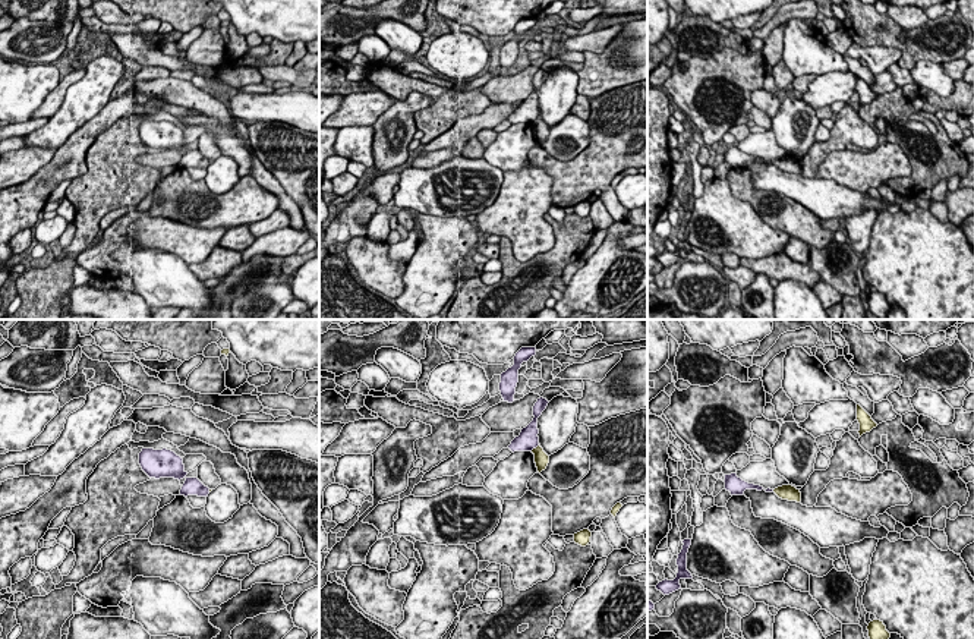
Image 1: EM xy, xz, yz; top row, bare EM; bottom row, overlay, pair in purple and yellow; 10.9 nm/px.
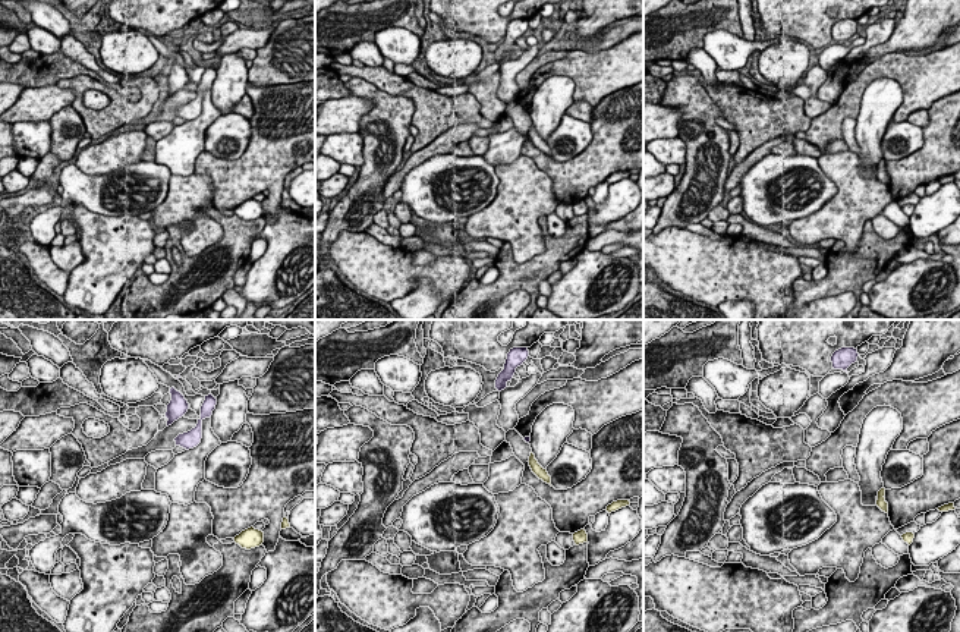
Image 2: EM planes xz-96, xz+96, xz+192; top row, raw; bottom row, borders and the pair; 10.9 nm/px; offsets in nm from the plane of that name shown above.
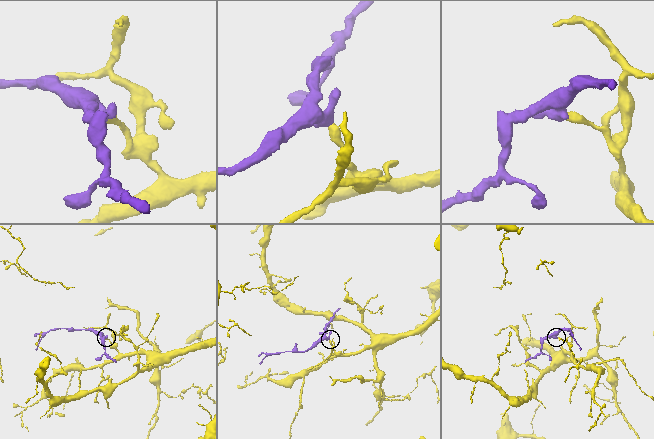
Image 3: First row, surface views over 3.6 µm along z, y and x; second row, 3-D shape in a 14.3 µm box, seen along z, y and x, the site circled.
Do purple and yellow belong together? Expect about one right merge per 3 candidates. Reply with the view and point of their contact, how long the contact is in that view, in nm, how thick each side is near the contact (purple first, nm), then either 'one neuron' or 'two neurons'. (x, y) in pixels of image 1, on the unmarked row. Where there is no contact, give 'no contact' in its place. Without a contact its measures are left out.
xz (533, 119) | 120 nm | 240/160 nm | two neurons

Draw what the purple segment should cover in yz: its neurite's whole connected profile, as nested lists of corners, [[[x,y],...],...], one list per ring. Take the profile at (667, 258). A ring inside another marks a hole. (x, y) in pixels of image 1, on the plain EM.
[[[684,211],[683,215],[684,215],[683,221],[677,230],[677,237],[678,237],[677,249],[674,252],[665,251],[656,256],[656,261],[661,262],[663,267],[669,267],[681,261],[680,256],[681,251],[693,251],[691,245],[687,242],[687,224],[691,217],[691,211]]]

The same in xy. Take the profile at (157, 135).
[[[142,120],[139,125],[139,136],[149,149],[155,151],[174,149],[180,152],[187,147],[183,130],[167,120]]]

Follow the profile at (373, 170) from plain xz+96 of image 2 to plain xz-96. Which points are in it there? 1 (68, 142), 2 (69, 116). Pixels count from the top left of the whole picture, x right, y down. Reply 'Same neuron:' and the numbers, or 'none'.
Same neuron: 1, 2

